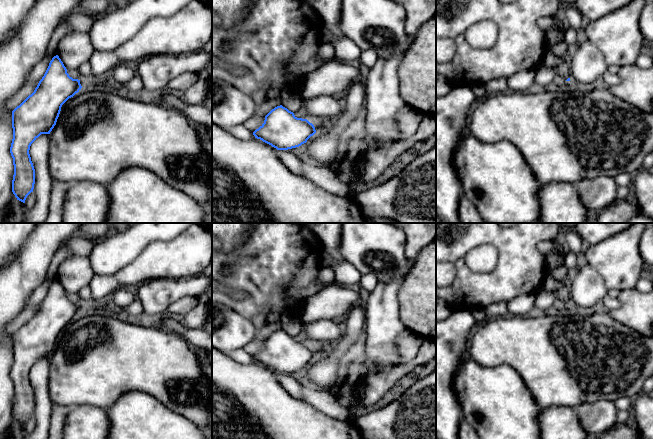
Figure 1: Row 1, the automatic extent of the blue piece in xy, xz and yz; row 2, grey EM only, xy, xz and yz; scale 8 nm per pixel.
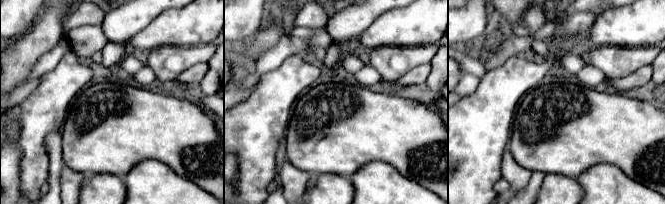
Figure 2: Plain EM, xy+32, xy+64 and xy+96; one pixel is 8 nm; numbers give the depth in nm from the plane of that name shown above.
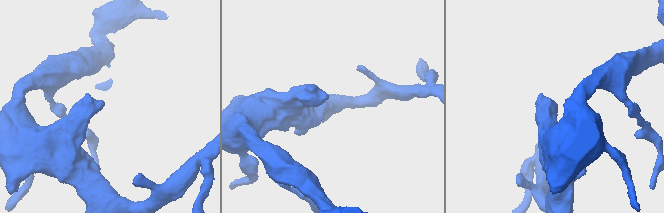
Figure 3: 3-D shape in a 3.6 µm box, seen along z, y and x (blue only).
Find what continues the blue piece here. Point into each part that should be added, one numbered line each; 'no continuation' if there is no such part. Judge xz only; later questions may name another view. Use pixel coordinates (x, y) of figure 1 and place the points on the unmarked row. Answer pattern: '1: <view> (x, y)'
1: xz (318, 348)

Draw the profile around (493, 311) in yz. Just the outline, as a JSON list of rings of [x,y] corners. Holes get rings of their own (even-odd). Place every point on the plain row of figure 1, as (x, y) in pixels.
[[[504,301],[488,305],[484,308],[487,321],[498,317],[506,317],[509,315],[507,303]]]

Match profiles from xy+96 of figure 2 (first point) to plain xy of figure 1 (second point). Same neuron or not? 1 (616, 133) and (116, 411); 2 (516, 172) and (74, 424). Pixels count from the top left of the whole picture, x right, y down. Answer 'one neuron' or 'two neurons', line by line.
1: two neurons
2: two neurons

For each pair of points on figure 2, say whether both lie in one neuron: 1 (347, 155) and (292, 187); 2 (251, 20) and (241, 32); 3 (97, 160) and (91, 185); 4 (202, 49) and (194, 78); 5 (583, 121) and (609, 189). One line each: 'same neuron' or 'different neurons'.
1: different neurons
2: same neuron
3: different neurons
4: different neurons
5: different neurons

